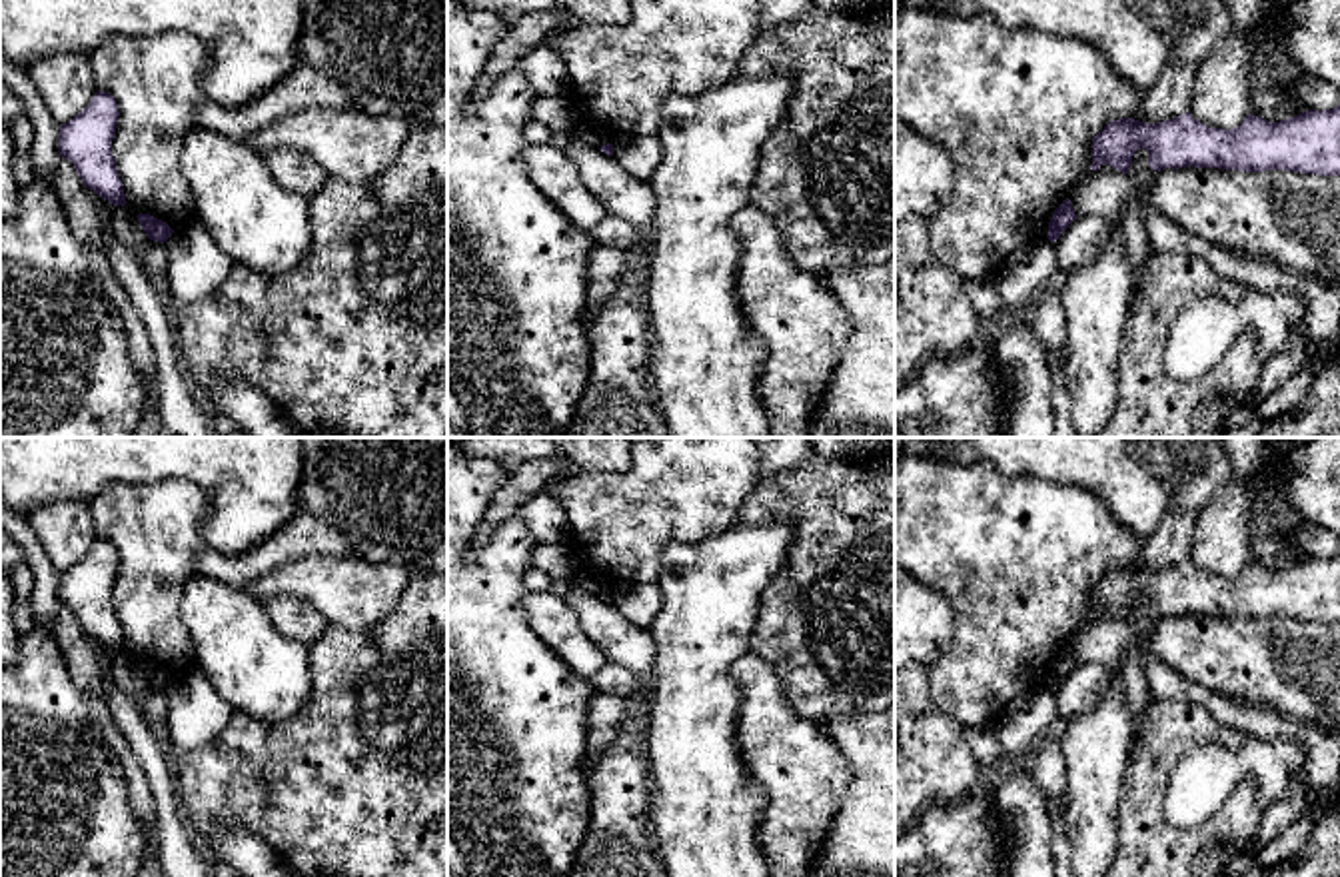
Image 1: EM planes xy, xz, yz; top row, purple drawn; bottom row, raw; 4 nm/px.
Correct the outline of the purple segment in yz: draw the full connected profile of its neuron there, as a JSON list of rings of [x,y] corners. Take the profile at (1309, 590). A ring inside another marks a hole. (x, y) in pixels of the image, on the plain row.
[[[1340,551],[1322,559],[1306,557],[1280,569],[1248,561],[1232,577],[1208,575],[1190,559],[1156,571],[1118,565],[1092,585],[1090,617],[1108,611],[1128,621],[1140,595],[1148,599],[1148,613],[1154,619],[1194,613],[1340,623]]]

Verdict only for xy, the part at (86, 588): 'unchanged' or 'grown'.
unchanged

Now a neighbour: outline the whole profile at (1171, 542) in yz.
[[[1170,511],[1162,517],[1150,537],[1142,539],[1142,549],[1134,567],[1156,571],[1186,561],[1192,551],[1196,515]]]

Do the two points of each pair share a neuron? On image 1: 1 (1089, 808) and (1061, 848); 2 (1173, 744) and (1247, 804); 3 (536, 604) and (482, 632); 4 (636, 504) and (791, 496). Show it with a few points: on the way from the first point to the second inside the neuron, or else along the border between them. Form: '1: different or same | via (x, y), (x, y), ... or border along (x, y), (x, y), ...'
1: different | border along (1065, 804), (1065, 834), (1071, 856)
2: same | via (1153, 786), (1153, 818), (1173, 838), (1205, 838)
3: different | border along (526, 592), (526, 620), (552, 648)
4: different | border along (761, 480), (729, 524)

